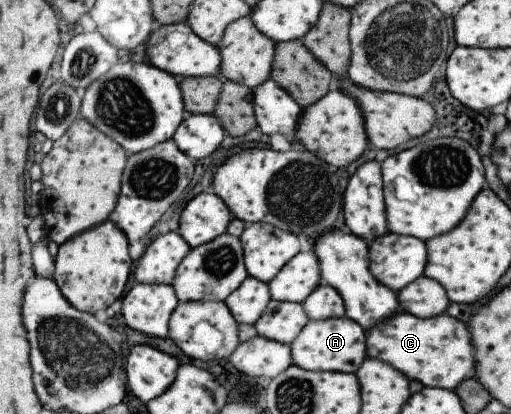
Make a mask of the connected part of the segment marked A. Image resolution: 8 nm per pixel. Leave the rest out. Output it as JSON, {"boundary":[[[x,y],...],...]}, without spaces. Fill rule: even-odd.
{"boundary":[[[348,317],[309,320],[290,345],[292,365],[312,372],[356,374],[366,355],[366,335],[358,323]]]}

